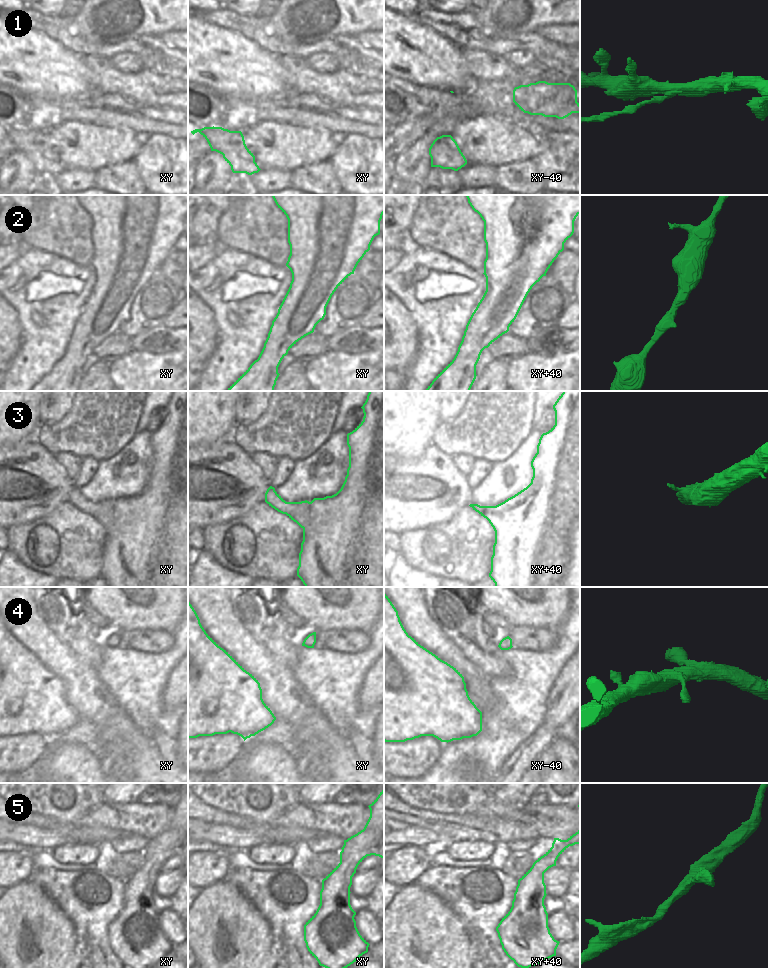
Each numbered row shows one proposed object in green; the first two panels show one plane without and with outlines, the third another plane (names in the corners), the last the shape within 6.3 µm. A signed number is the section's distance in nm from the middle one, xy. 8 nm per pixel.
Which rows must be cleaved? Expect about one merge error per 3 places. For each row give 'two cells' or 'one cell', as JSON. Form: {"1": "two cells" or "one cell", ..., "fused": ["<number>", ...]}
{"1": "two cells", "2": "one cell", "3": "one cell", "4": "one cell", "5": "one cell", "fused": ["1"]}

